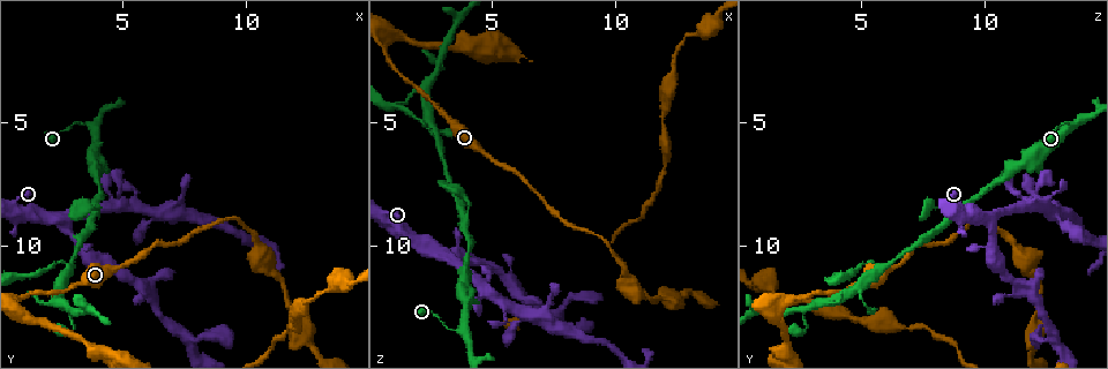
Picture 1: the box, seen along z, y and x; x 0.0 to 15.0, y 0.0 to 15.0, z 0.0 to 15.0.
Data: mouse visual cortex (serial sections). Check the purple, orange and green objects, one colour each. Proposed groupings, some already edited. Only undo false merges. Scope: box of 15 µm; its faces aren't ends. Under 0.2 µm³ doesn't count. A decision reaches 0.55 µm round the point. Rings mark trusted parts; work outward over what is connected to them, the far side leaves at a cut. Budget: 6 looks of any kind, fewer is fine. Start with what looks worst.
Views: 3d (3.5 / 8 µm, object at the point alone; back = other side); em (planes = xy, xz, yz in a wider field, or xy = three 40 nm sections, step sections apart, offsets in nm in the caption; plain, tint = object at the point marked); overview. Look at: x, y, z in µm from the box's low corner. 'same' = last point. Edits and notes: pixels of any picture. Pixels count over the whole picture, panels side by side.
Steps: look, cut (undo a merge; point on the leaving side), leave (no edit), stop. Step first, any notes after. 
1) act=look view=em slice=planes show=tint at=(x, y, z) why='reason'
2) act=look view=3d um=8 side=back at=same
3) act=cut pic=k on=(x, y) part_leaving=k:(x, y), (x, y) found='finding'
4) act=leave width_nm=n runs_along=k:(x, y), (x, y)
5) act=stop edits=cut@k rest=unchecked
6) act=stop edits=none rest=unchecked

act=look view=3d um=8 at=(2.8, 10.9, 5.7) why='thin arm on a thick one'

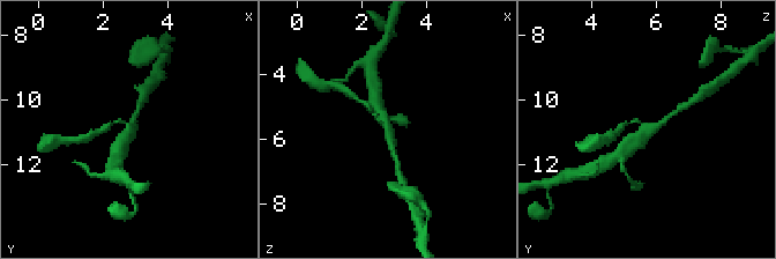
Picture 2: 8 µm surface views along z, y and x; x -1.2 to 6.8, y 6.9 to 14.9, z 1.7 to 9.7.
act=look view=3d um=3.5 side=back at=(2.9, 11.0, 5.8)

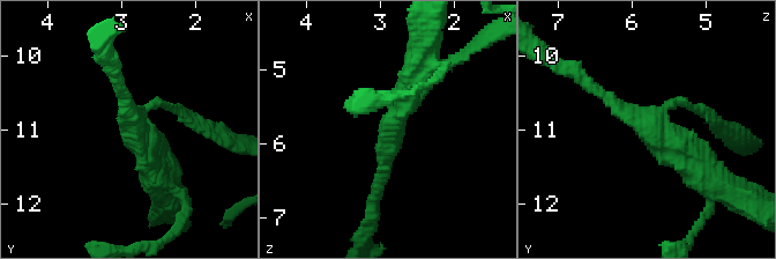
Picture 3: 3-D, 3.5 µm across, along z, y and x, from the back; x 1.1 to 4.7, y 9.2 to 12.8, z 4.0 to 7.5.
act=leave runs_along=3:(589, 84), (703, 169) found='one cell here'

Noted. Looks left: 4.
act=look view=3d um=3.5 at=(10.9, 10.9, 11.7) why='thick turns thin'

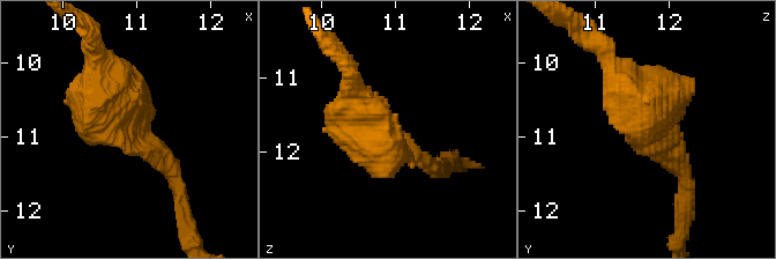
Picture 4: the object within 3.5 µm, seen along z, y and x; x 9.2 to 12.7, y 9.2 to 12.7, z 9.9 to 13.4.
act=look view=em slice=xy step=3 show=tint at=(10.90, 11.00, 11.75) why='now the EM'

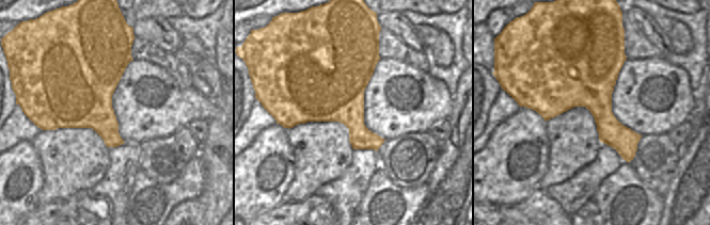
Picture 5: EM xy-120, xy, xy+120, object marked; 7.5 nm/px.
act=look view=em slice=xy step=1 show=tint at=same

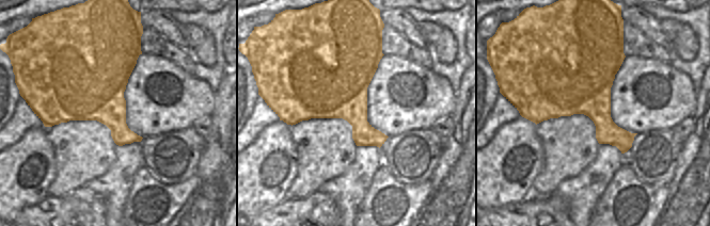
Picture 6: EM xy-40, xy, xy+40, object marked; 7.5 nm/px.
act=leave runs_along=4:(98, 81), (98, 105), (177, 184) found='one cell here'

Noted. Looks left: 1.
act=stop edits=none rest=unchecked

